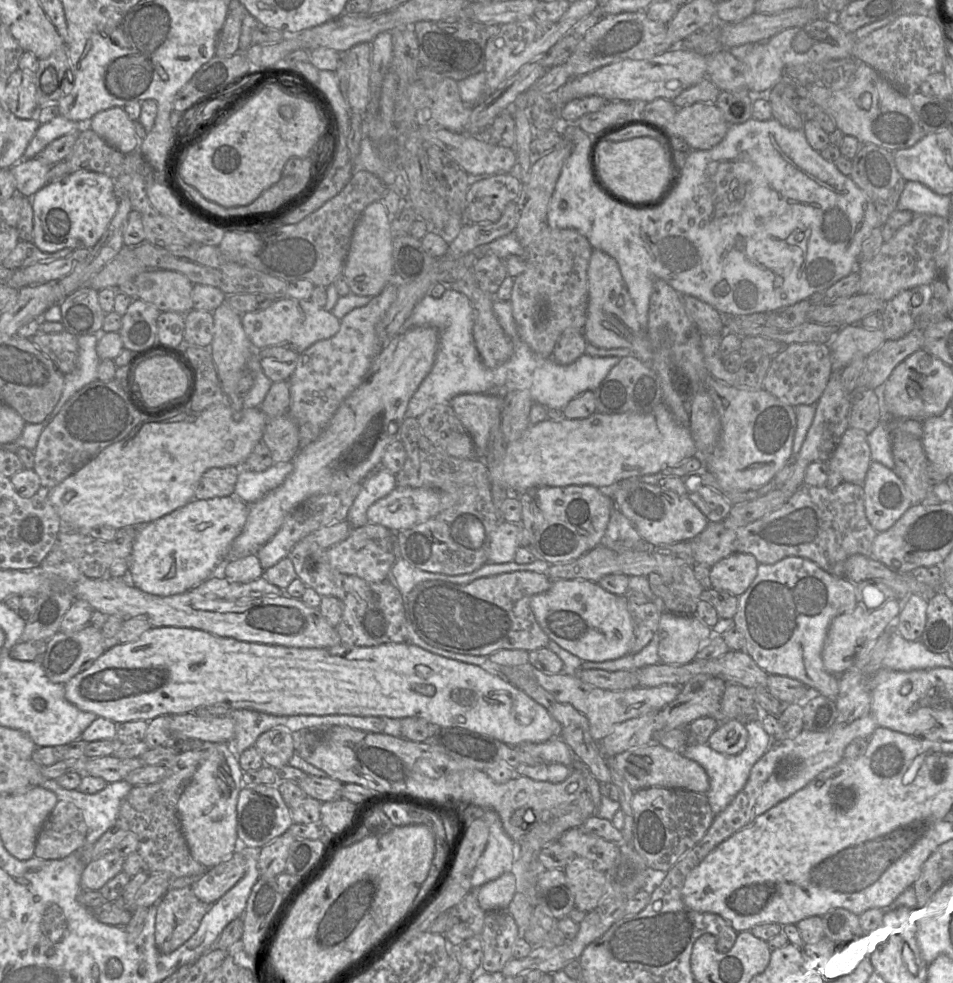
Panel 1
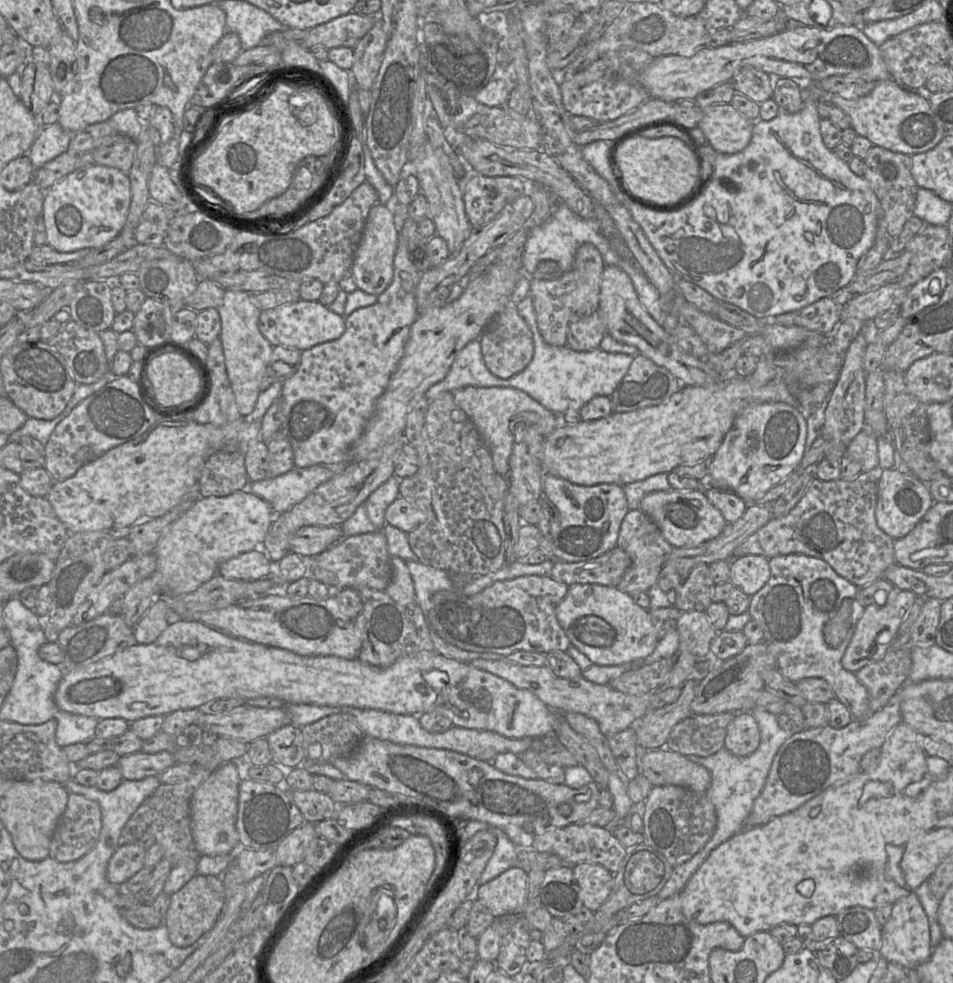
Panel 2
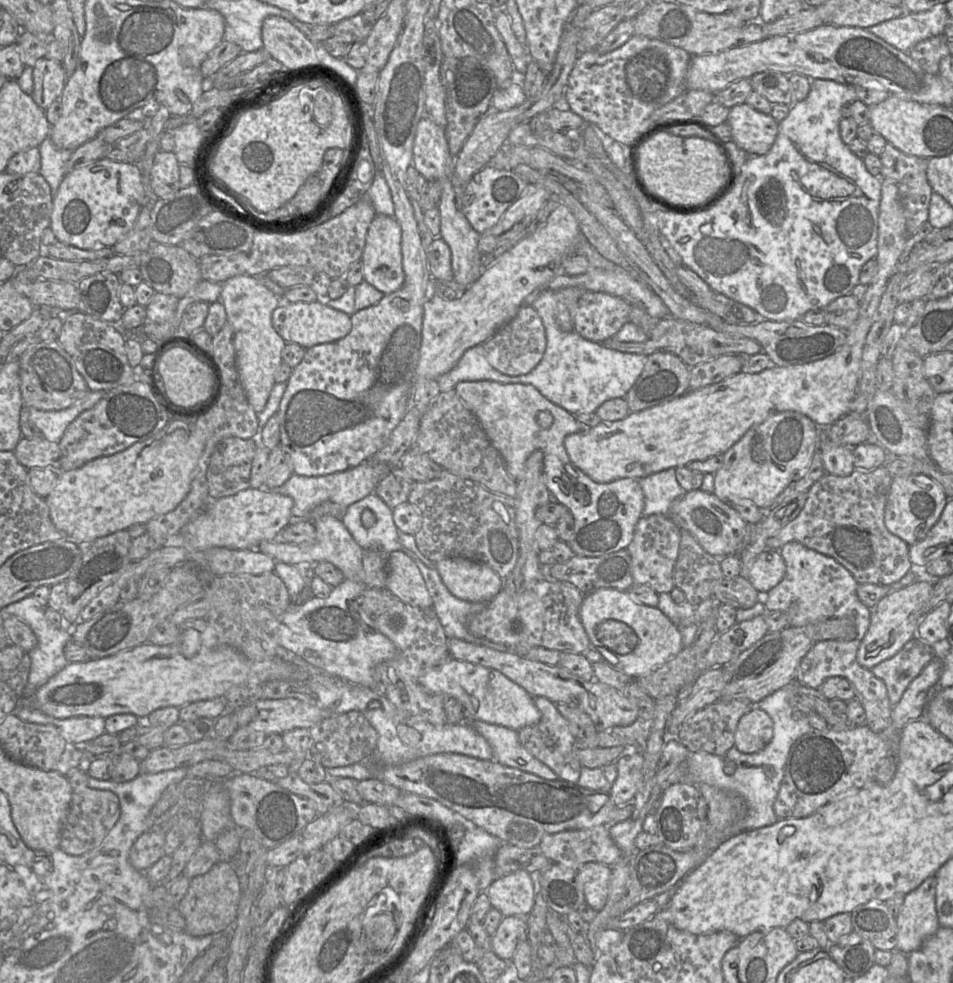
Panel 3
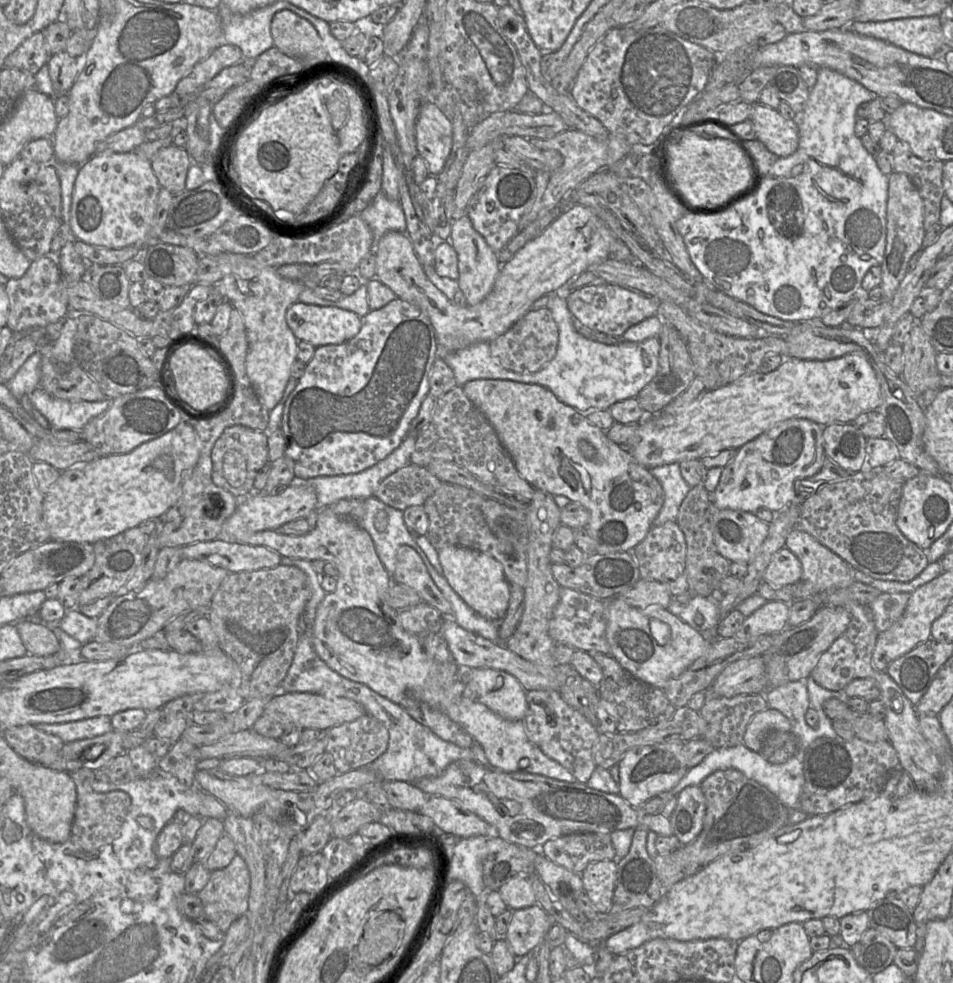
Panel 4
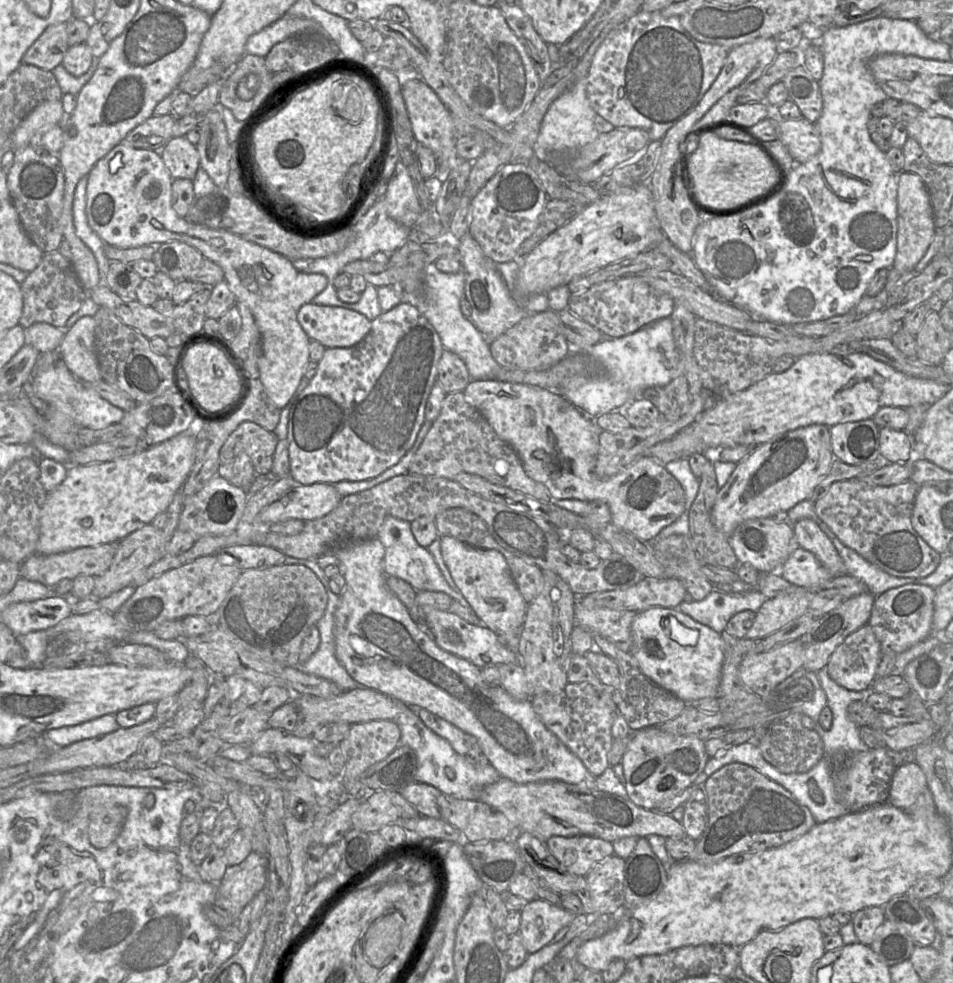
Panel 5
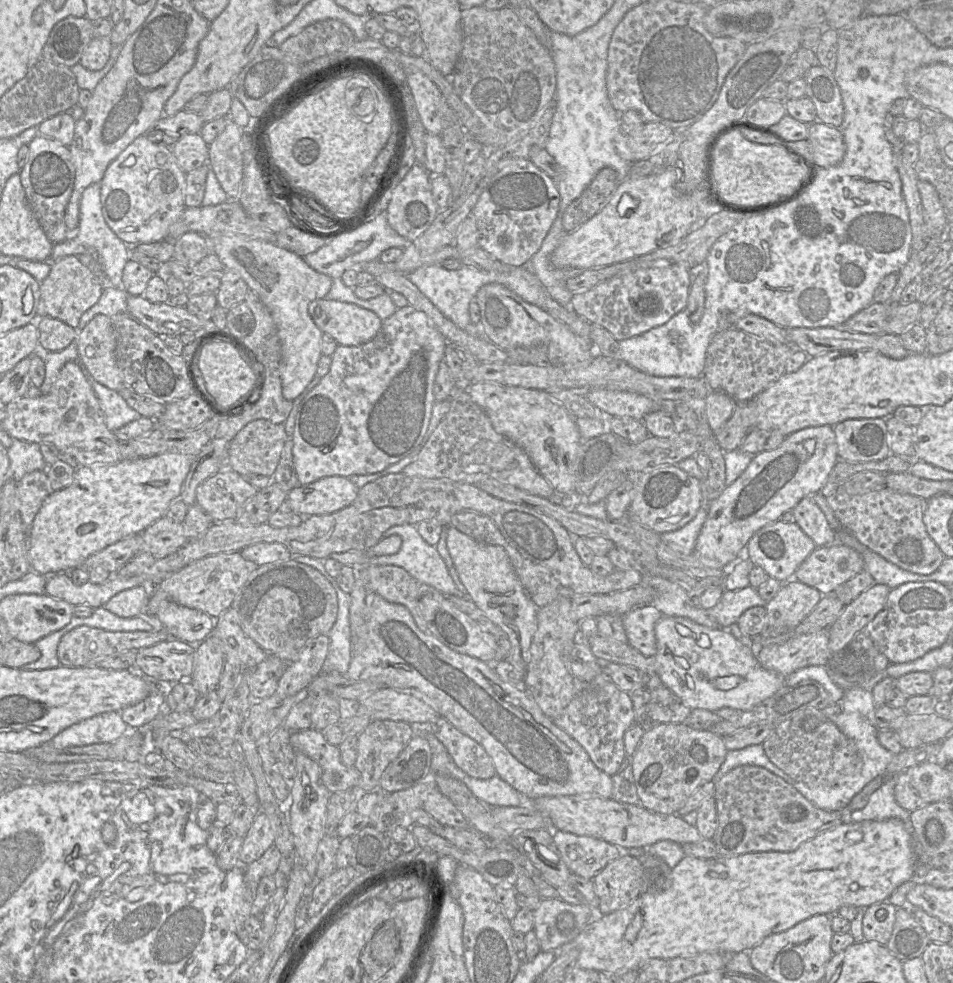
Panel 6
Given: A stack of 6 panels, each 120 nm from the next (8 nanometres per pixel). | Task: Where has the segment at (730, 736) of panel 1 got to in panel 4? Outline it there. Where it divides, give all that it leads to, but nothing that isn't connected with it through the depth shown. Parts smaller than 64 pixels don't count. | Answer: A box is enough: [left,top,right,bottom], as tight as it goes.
[743,708,791,752]

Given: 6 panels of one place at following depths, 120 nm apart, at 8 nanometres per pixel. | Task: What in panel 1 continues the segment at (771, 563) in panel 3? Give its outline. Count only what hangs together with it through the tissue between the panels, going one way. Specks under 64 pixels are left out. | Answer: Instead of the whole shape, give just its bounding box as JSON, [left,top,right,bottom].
[710,554,759,597]

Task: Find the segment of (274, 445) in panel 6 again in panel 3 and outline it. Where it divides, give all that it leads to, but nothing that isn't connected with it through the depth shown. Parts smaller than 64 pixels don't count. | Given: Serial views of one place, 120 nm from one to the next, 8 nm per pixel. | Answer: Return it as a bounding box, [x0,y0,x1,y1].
[206,437,256,500]

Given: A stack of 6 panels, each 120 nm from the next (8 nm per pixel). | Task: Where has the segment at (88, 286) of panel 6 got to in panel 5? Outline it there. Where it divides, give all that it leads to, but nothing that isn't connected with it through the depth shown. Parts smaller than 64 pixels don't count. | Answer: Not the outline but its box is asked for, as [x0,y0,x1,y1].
[19,251,88,329]

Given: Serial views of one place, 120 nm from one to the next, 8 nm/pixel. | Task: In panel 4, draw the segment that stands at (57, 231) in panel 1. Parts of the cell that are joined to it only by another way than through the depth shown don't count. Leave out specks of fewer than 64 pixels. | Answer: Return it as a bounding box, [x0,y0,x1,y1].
[71,151,160,248]

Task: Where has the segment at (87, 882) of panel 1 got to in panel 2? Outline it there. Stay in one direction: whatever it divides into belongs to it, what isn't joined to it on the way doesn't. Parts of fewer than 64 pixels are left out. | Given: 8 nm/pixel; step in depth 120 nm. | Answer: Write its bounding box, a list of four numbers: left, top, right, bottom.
[107,842,146,885]

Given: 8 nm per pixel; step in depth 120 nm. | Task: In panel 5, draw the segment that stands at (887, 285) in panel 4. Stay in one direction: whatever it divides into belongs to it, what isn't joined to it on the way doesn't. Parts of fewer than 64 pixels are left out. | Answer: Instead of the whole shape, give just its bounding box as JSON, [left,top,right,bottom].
[892,172,936,274]

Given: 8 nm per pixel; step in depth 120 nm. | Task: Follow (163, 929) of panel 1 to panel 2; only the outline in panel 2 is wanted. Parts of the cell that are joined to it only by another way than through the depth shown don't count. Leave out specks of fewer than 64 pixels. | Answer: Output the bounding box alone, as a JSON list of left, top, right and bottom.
[164,875,225,947]

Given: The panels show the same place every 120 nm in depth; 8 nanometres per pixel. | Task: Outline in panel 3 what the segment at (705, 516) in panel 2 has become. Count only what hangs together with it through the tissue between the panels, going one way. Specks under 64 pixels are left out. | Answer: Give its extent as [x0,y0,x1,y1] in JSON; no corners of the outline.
[669,489,756,558]

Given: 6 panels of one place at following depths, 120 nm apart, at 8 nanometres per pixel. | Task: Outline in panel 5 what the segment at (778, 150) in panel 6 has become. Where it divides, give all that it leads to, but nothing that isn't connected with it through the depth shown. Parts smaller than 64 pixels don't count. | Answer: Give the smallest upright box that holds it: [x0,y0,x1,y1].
[683,133,783,208]

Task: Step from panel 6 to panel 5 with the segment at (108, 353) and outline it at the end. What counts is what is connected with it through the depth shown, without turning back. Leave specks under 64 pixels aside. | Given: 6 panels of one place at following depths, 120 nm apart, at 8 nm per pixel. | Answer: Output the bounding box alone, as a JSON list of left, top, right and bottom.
[58,316,103,381]

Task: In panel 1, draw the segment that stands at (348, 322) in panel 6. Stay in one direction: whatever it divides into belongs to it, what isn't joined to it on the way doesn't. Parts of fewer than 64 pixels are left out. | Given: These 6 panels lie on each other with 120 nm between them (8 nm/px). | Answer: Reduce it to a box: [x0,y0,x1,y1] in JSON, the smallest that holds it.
[242,297,340,354]

